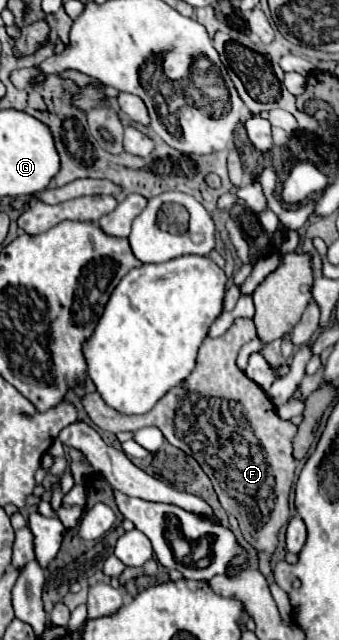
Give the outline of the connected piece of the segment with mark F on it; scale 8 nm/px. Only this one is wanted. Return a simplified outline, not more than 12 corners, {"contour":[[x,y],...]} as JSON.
{"contour":[[252,319],[206,337],[152,411],[86,393],[104,431],[156,425],[208,473],[270,573],[290,519],[292,439],[238,365]]}

